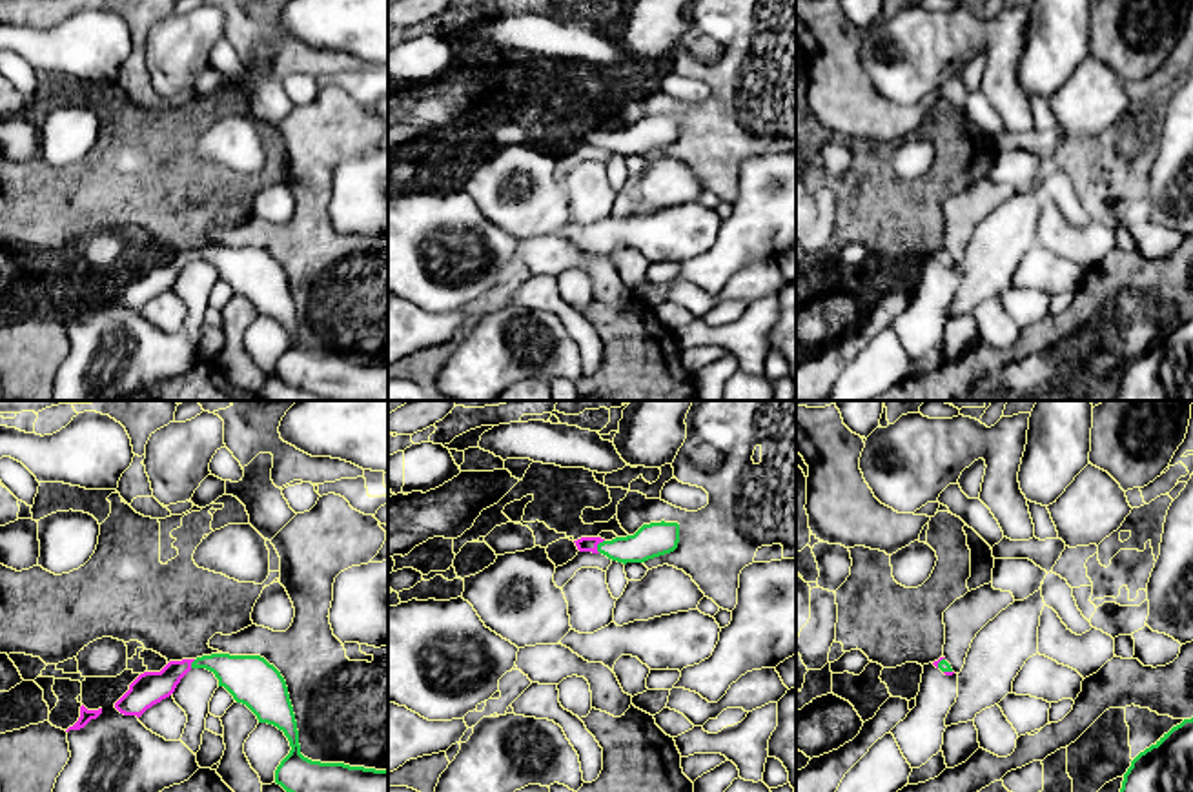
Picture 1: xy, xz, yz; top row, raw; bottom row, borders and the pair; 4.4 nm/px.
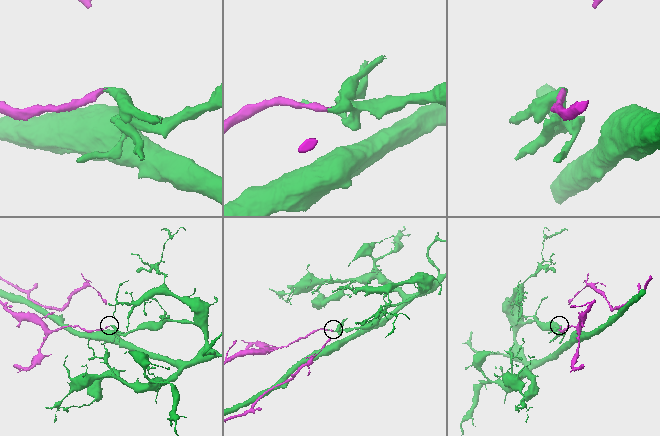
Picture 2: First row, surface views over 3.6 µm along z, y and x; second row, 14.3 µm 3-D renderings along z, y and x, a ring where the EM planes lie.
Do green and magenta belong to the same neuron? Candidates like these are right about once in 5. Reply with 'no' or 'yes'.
no

